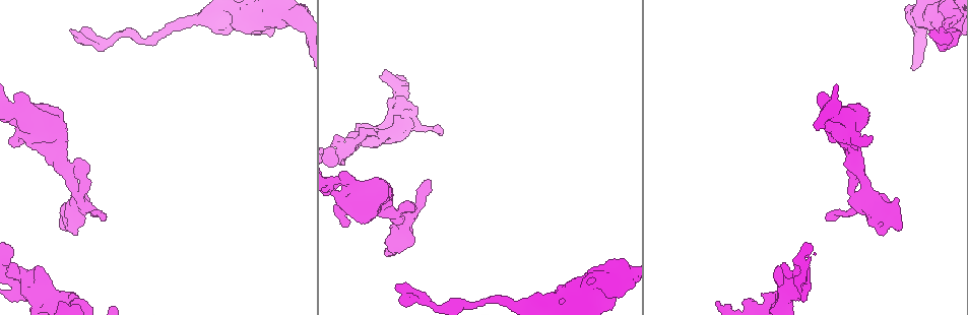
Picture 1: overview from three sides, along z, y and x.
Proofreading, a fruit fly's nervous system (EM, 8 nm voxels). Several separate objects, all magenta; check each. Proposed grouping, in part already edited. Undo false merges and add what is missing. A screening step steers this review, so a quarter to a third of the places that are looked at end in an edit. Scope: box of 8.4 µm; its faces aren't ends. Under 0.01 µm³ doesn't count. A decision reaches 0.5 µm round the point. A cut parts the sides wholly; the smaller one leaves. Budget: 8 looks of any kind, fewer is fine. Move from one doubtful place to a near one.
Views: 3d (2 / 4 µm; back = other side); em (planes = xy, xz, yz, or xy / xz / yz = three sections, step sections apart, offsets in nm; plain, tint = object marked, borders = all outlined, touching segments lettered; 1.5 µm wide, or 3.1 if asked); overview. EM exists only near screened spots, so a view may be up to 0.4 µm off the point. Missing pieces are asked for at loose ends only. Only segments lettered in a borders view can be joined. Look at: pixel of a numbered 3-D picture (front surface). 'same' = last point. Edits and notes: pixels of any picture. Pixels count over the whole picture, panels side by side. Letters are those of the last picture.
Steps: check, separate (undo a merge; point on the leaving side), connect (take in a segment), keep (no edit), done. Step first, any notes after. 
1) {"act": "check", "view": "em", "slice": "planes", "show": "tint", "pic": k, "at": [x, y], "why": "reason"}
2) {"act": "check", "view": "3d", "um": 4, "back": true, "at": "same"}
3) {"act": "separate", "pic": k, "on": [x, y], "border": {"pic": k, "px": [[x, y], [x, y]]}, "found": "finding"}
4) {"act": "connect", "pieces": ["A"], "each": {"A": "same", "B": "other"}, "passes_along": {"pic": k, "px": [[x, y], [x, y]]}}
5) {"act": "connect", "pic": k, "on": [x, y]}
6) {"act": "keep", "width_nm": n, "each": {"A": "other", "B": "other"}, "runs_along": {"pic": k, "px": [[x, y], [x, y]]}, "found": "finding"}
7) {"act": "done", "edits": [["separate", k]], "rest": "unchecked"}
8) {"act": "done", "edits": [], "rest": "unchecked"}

{"act": "check", "view": "em", "slice": "xy", "step": 8, "show": "borders", "pic": 1, "at": [930, 29], "why": "free end"}

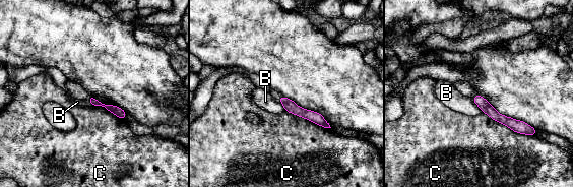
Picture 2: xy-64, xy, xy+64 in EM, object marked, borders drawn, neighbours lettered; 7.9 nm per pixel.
{"act": "keep", "longest_contact_nm": ["C", 480], "each": {"B": "other", "C": "other"}, "found": "no lettered segment goes on from it"}

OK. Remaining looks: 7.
{"act": "check", "view": "3d", "um": 2, "pic": 1, "at": [820, 93], "why": "an open end"}

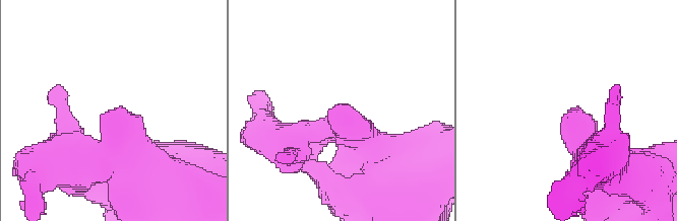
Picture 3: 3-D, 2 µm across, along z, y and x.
{"act": "check", "view": "em", "slice": "planes", "show": "tint", "pic": 3, "at": [341, 118], "why": "now the EM"}

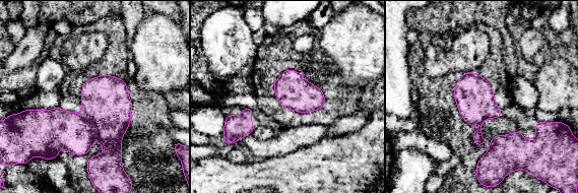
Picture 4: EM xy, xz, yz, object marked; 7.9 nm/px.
{"act": "check", "view": "em", "slice": "planes", "show": "borders", "at": "same", "why": "see the neighbours"}

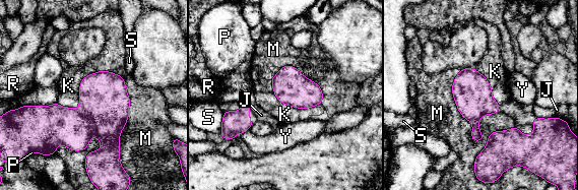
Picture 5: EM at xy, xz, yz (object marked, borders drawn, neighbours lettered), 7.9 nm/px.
{"act": "keep", "each": {"J": "other", "K": "other", "M": "other", "P": "other", "R": "other", "S": "other", "Y": "other"}, "border": {"pic": 5, "px": [[459, 70], [452, 97], [479, 141]]}, "found": "none of them fits"}

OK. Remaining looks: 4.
{"act": "check", "view": "3d", "um": 4, "pic": 1, "at": [342, 154]}

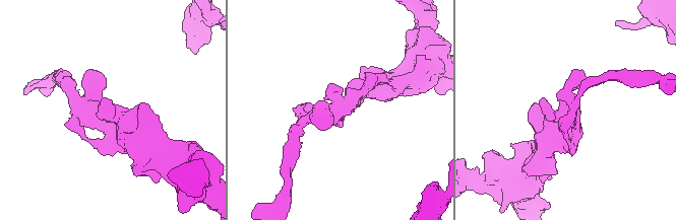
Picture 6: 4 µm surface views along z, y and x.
{"act": "check", "view": "em", "slice": "planes", "show": "borders", "pic": 6, "at": [340, 112], "why": "now the EM"}

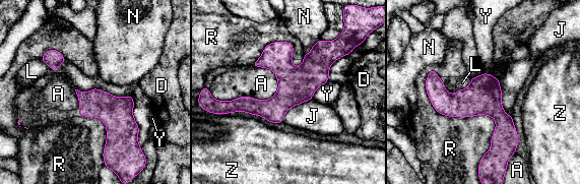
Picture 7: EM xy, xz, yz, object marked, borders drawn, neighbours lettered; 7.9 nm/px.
{"act": "keep", "each": {"A": "other", "D": "other", "J": "other", "L": "other", "N": "other", "R": "other", "Y": "other", "Z": "other"}, "border": {"pic": 7, "px": [[497, 78], [501, 106], [511, 116]]}, "found": "continuous, no second cell"}

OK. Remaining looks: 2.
{"act": "done", "edits": [], "rest": "unchecked"}

